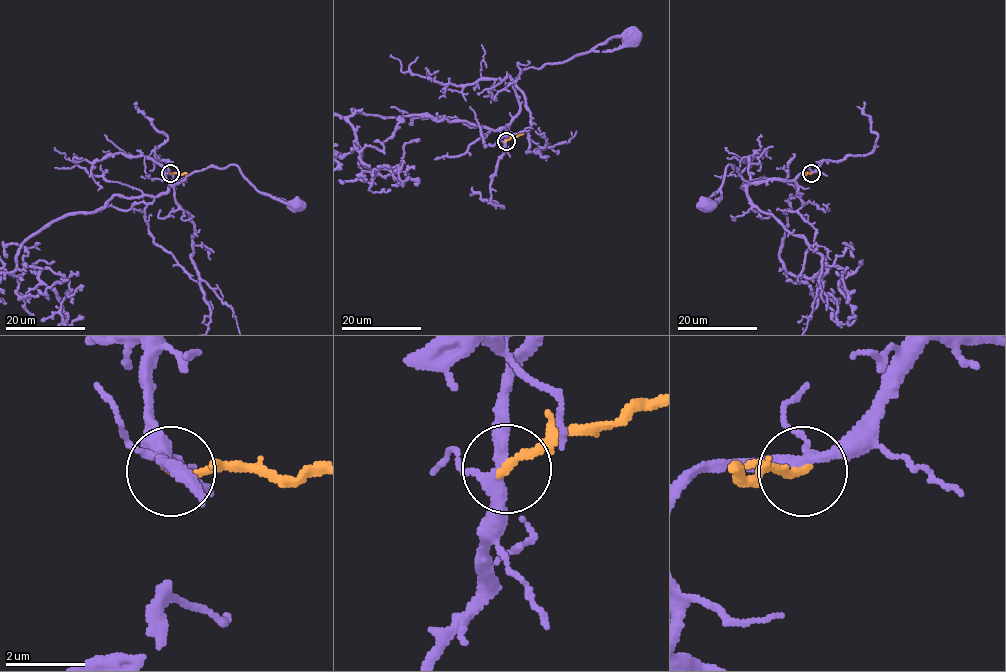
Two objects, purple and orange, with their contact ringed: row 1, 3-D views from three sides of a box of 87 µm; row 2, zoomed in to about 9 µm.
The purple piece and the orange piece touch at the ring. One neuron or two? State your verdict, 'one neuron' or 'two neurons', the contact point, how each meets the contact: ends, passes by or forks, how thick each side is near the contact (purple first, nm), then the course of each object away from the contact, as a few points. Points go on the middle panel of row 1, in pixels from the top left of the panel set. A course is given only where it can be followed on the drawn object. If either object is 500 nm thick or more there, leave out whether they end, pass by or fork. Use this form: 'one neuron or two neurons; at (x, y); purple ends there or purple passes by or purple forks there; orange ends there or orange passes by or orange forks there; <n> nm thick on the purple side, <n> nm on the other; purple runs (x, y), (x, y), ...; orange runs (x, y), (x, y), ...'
two neurons; at (506, 141); purple forks there; orange ends there; 240 nm thick on the purple side, 200 nm on the other; purple runs (505, 141), (505, 130), (519, 109), (513, 80), (524, 69), (562, 62), (591, 52), (613, 37), (630, 39); orange runs (505, 141), (523, 133)

